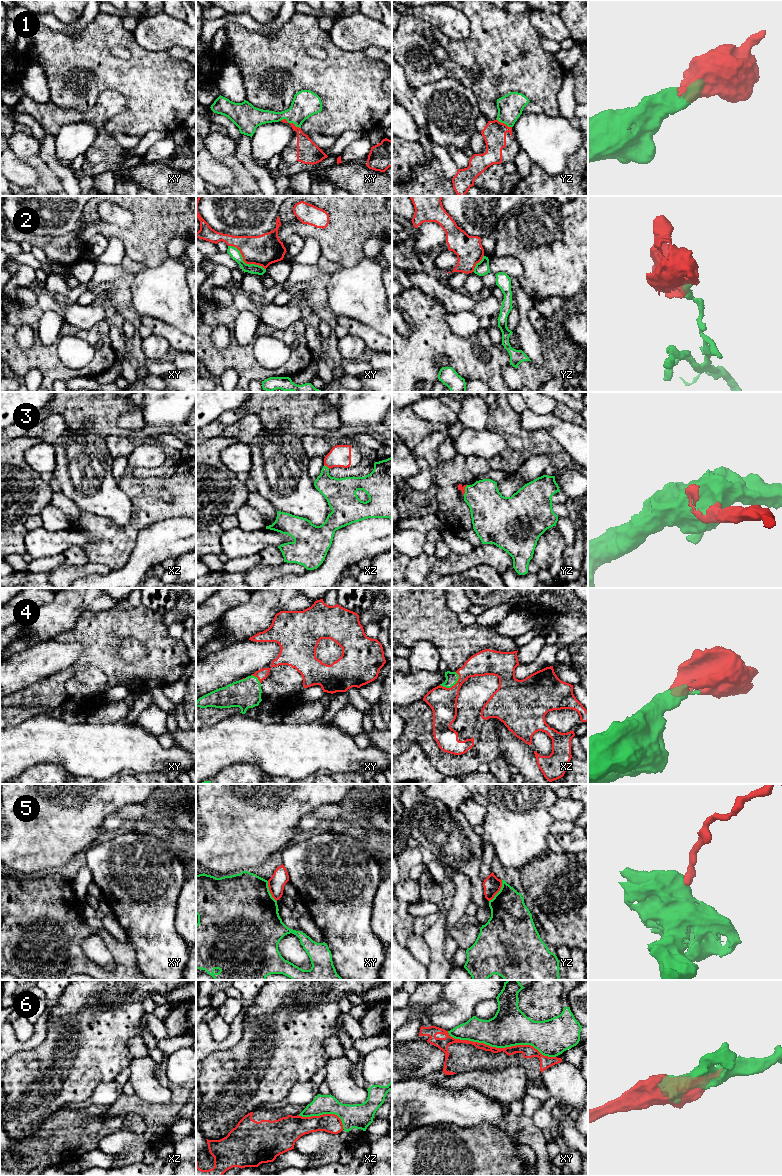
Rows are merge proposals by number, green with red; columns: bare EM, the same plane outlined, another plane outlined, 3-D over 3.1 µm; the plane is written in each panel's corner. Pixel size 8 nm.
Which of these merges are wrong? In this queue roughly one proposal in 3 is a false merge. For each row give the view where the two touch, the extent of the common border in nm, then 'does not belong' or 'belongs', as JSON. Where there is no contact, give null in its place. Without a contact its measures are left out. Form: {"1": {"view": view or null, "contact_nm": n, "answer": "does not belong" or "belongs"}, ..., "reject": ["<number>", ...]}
{"1": {"view": "xy", "contact_nm": 180, "answer": "belongs"}, "2": {"view": "xy", "contact_nm": 360, "answer": "does not belong"}, "3": {"view": "xz", "contact_nm": 60, "answer": "belongs"}, "4": {"view": "xz", "contact_nm": 180, "answer": "belongs"}, "5": {"view": "yz", "contact_nm": 200, "answer": "does not belong"}, "6": {"view": "xy", "contact_nm": 900, "answer": "does not belong"}, "reject": ["2", "5", "6"]}

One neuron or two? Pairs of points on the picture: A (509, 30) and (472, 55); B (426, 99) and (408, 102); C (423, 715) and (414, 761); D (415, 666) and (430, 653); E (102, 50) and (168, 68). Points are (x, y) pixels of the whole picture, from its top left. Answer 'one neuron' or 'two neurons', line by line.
A: one neuron
B: two neurons
C: two neurons
D: one neuron
E: one neuron

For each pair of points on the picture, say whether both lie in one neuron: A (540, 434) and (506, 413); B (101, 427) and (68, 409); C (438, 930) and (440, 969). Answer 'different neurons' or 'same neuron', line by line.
A: same neuron
B: same neuron
C: same neuron

